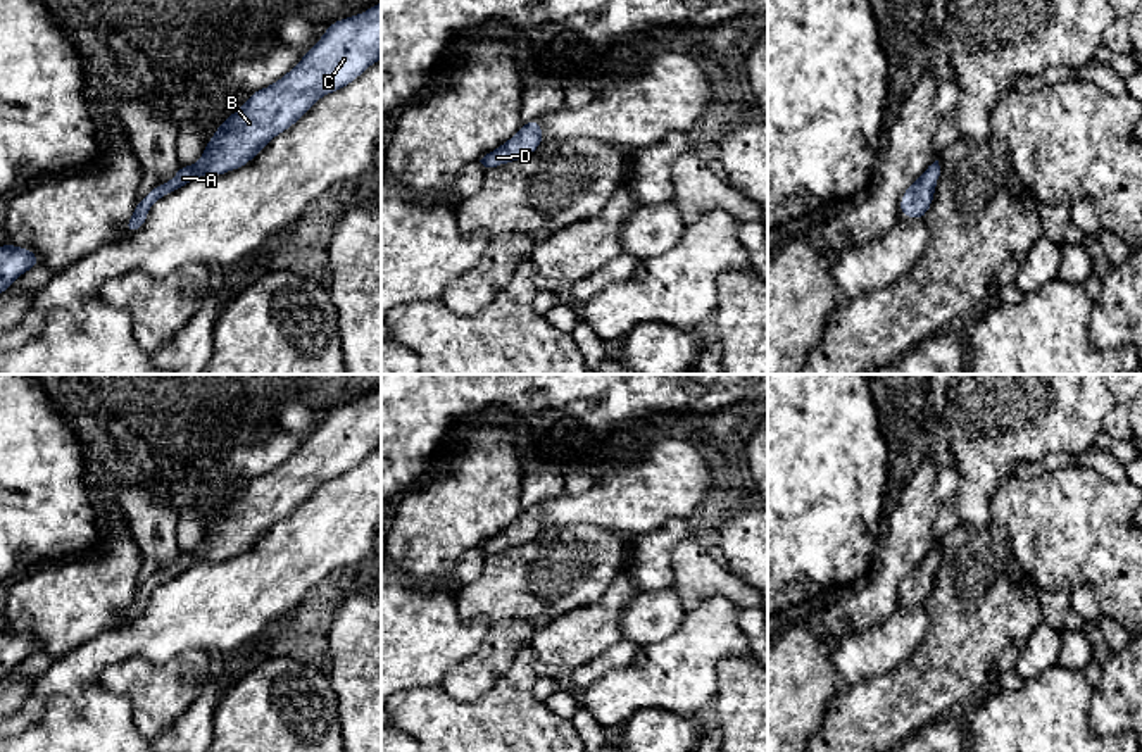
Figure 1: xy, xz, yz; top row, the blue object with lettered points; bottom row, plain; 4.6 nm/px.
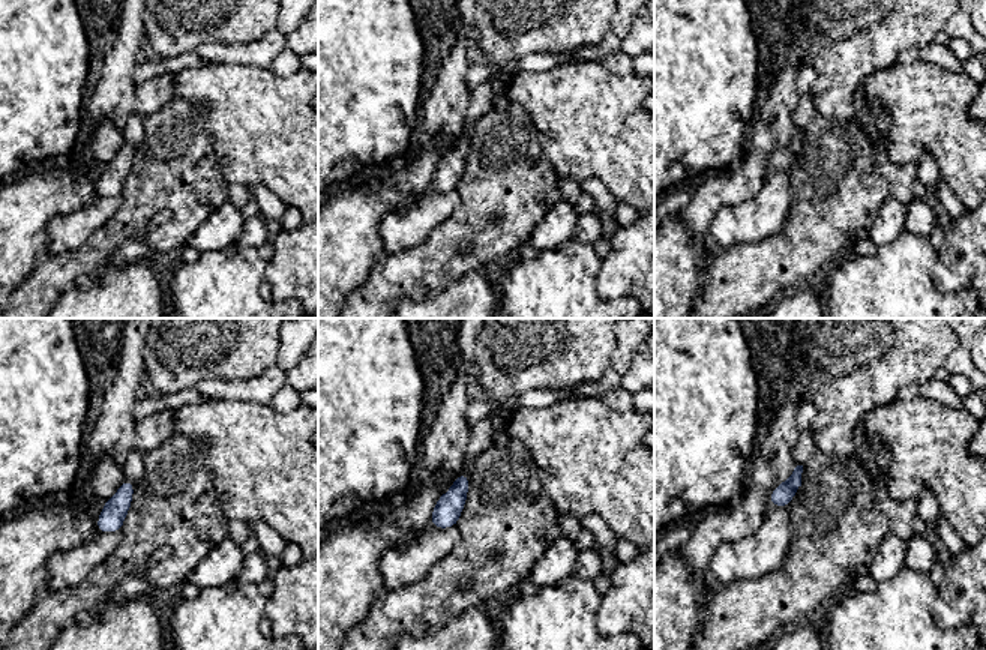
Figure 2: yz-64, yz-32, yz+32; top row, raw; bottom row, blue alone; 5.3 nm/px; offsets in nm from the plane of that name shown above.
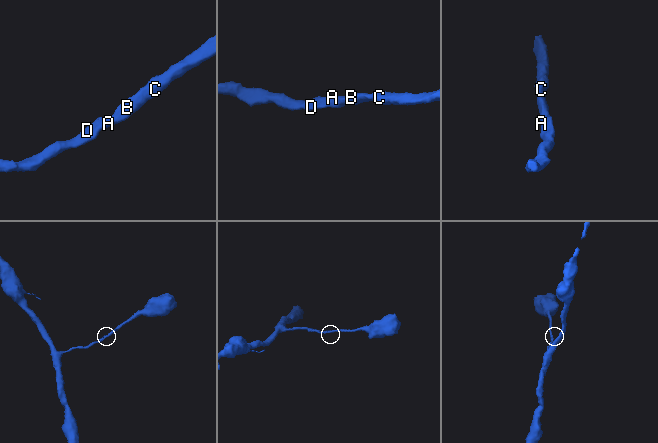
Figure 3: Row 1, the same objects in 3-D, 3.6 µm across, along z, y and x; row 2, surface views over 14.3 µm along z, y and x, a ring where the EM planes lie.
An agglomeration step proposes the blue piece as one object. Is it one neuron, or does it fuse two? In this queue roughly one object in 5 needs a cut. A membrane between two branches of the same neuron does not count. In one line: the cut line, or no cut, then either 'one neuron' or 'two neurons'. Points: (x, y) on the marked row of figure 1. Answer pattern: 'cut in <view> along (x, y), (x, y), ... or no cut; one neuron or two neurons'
no cut; one neuron

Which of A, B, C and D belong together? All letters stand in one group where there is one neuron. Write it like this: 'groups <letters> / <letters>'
groups A B C D

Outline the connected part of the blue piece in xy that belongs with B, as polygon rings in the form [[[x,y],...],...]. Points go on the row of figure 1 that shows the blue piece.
[[[381,2],[362,14],[331,22],[319,41],[276,83],[254,91],[212,133],[200,160],[179,164],[171,181],[154,186],[124,224],[128,235],[143,228],[150,207],[198,176],[223,176],[247,166],[274,136],[290,129],[316,102],[355,81],[381,59]]]

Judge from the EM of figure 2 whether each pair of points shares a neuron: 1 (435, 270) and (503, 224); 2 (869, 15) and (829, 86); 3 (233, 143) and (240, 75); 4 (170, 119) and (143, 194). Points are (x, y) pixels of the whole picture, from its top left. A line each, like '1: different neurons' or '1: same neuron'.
1: same neuron
2: same neuron
3: same neuron
4: same neuron

